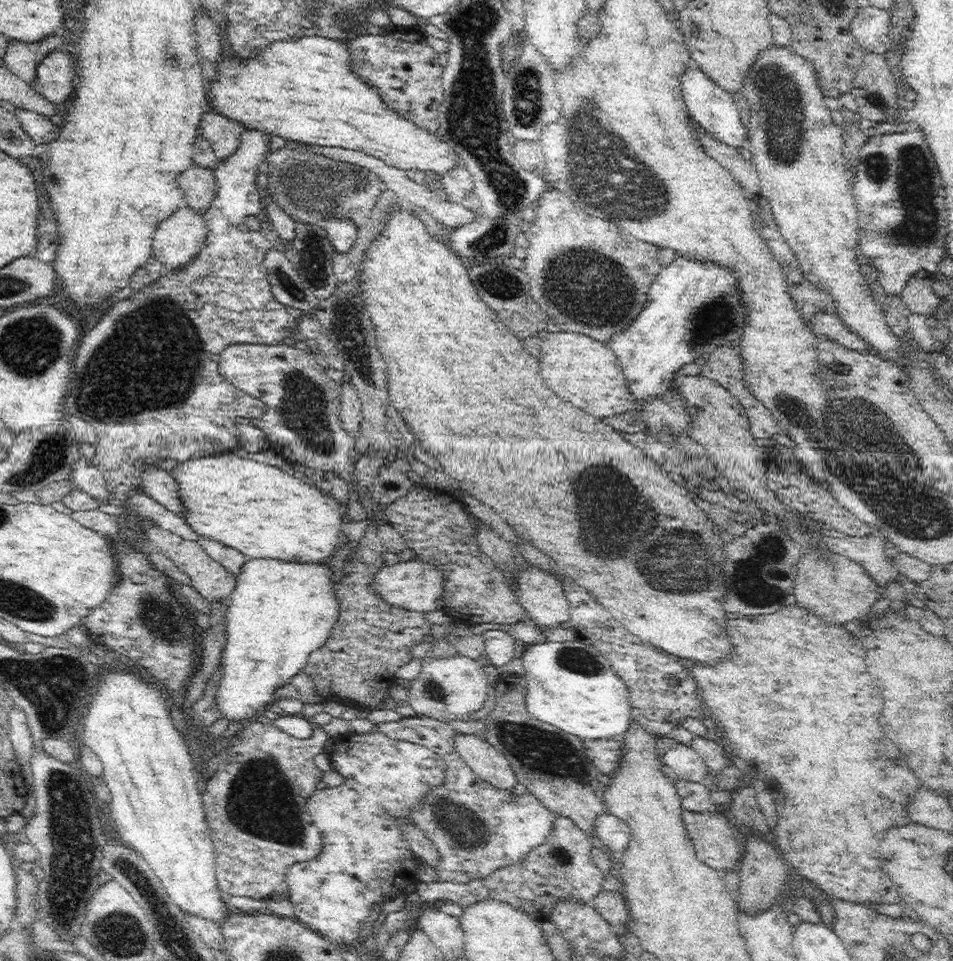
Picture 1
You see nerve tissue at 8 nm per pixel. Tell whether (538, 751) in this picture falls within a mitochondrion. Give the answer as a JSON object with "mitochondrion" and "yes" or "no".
{"mitochondrion":"yes"}

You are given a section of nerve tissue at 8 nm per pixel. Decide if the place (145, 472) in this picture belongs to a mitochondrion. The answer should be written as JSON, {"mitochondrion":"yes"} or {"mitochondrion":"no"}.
{"mitochondrion":"no"}

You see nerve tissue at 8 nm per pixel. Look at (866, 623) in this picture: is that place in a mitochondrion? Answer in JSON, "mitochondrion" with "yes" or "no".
{"mitochondrion":"no"}

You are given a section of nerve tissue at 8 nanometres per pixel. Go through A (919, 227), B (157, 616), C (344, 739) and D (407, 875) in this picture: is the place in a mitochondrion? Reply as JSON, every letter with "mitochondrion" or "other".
{"A":"mitochondrion","B":"mitochondrion","C":"other","D":"other"}

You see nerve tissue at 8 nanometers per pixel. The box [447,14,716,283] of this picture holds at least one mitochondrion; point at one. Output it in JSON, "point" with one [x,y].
{"point":[595,147]}

